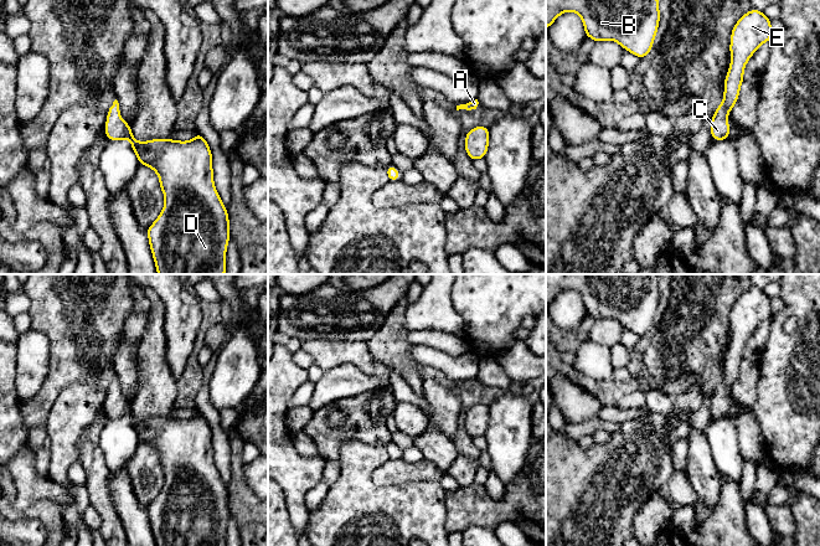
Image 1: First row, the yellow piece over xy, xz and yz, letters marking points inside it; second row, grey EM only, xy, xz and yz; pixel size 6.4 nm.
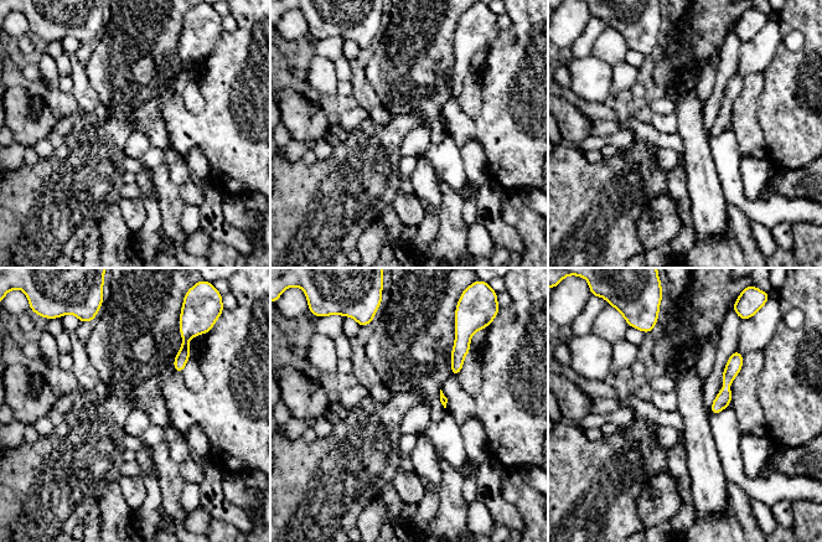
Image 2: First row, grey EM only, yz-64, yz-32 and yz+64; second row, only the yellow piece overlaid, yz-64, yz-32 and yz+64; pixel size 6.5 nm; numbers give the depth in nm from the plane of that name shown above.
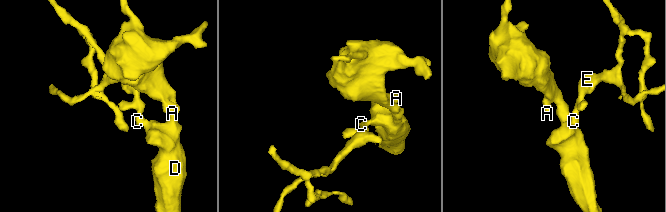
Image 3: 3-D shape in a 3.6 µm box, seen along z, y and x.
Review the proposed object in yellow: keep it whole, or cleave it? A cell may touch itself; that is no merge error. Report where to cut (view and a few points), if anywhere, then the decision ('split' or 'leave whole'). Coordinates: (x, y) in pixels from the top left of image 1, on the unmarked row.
no cut | leave whole

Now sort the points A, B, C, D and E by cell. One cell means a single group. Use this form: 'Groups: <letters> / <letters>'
Groups: A B C D E

